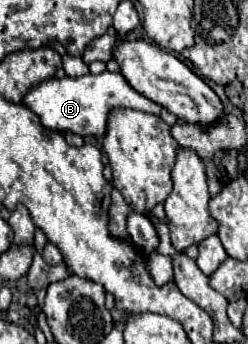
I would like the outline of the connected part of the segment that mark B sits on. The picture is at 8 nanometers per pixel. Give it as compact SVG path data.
M107 70L97 76L87 74L81 78L65 76L61 80L57 78L45 80L27 92L23 102L29 110L33 110L41 118L41 124L45 128L55 132L71 130L81 136L103 136L107 130L107 116L115 108L131 108L131 110L139 110L155 116L159 116L159 112L163 110L159 104L155 104L153 100L145 98L135 88L131 88L121 72L113 74Z

